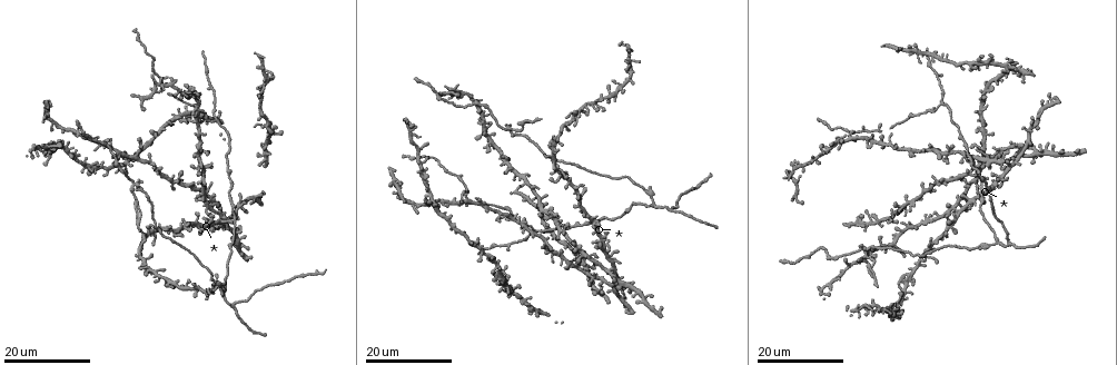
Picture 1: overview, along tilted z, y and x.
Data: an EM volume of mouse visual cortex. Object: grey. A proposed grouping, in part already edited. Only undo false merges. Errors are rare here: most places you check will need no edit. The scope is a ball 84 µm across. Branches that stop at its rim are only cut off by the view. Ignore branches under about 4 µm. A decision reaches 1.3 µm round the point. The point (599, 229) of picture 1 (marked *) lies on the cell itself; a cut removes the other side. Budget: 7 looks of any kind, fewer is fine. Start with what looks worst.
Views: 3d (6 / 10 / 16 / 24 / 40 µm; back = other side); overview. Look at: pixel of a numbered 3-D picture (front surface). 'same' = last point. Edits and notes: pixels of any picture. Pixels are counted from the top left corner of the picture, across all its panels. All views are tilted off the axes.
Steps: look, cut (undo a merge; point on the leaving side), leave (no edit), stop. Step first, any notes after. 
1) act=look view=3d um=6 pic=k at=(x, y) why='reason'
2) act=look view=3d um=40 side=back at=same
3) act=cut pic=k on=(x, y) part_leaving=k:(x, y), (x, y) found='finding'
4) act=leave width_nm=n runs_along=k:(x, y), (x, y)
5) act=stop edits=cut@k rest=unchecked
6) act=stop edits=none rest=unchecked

act=look view=3d um=16 pic=1 at=(136, 183) why='a fork'

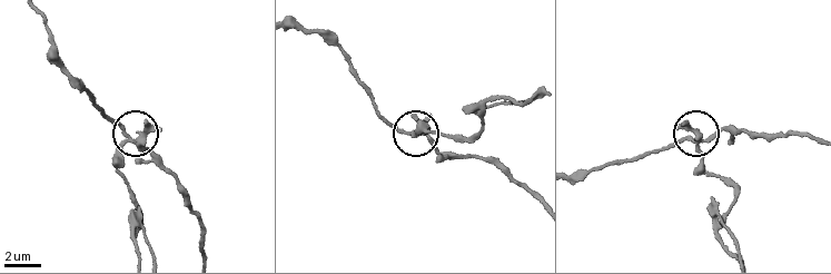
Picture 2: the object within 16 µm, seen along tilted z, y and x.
act=look view=3d um=10 pic=2 at=(406, 133) why='closer look'

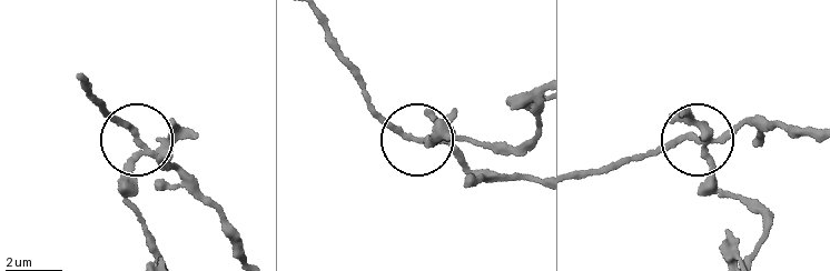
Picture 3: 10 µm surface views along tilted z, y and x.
act=cut pic=3 on=(130, 186) width_nm=180 found='two cells meet here'

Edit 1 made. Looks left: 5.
act=look view=overview

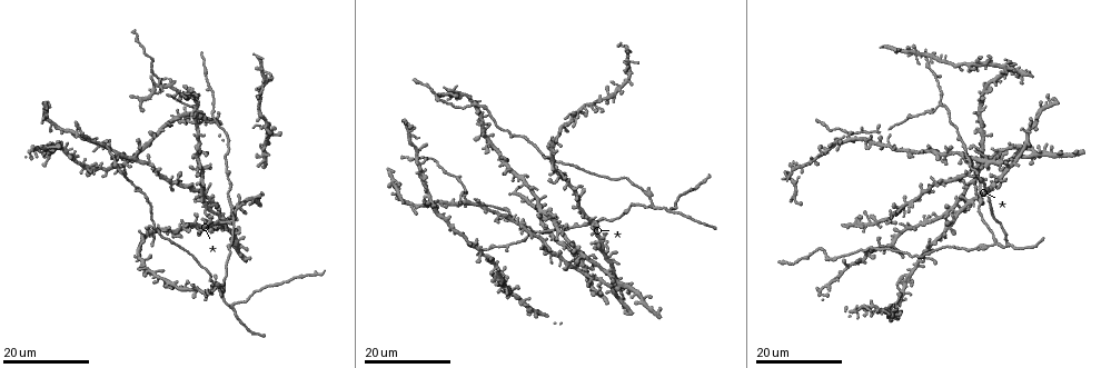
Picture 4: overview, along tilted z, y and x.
act=look view=3d um=24 pic=4 at=(914, 257) why='two arms in line, one across'

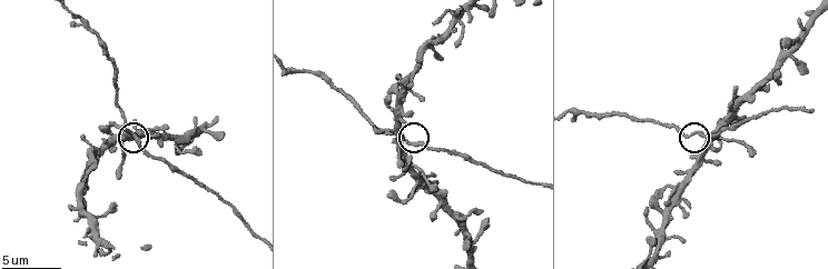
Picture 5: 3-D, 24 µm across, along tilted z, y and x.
act=look view=3d um=6 pic=5 at=(693, 133) why='closer look'

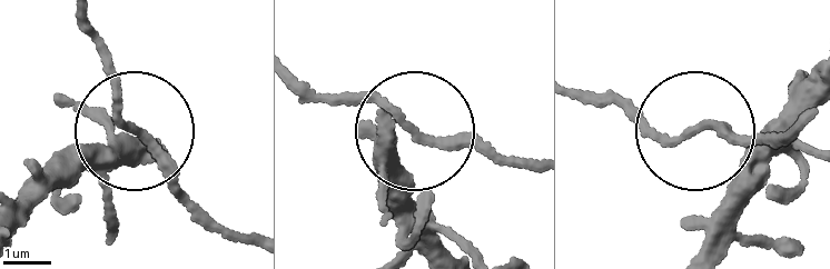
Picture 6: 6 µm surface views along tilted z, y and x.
act=look view=3d um=6 side=back pic=6 at=(135, 129)

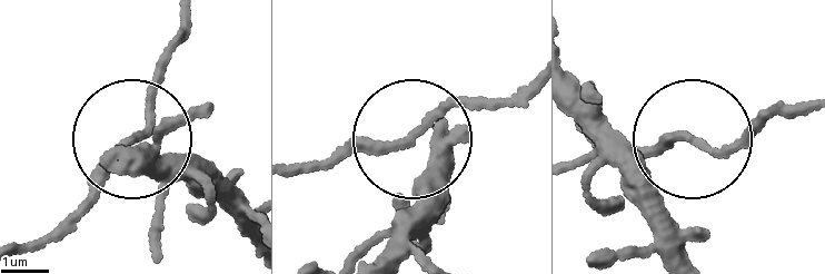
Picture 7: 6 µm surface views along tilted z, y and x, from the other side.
act=leave arms=3 runs_along=7:(404, 250), (418, 138), (451, 110), (512, 90) found='all the same cell'

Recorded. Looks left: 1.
act=stop edits=cut@3 rest=unchecked

